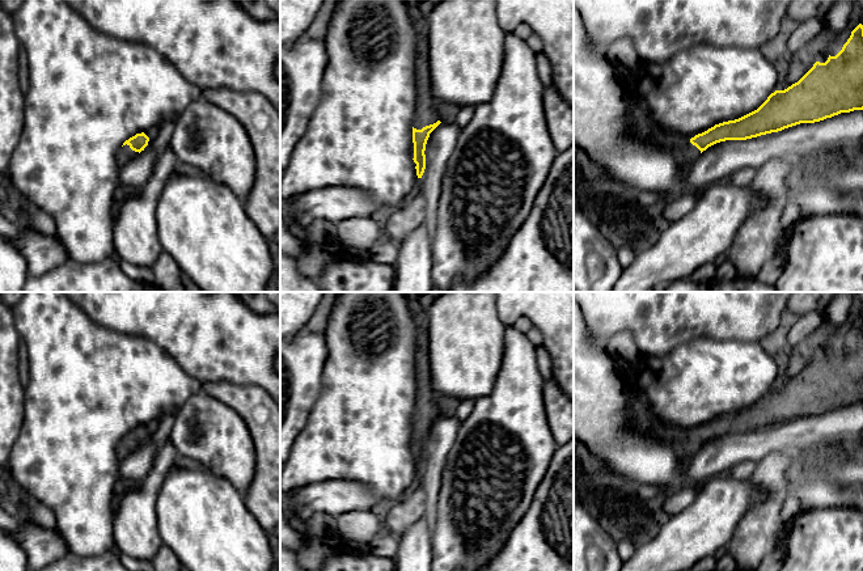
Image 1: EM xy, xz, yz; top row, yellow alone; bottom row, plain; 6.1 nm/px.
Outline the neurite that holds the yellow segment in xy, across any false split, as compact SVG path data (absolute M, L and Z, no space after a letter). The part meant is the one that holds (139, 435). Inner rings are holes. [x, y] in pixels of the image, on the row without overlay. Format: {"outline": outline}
{"outline": "M141 426L130 431L123 436L123 440L119 444L119 460L126 458L130 453L138 449L148 439L149 431Z"}

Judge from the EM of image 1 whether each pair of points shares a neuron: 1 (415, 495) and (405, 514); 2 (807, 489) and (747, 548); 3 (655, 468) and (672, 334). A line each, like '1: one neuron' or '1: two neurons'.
1: one neuron
2: two neurons
3: two neurons

